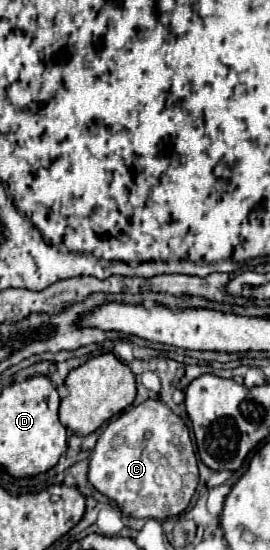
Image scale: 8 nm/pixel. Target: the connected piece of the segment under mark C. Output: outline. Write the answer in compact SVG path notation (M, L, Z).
M147 399L139 407L133 407L119 417L111 419L97 439L95 449L91 451L89 459L89 481L91 485L113 499L123 515L129 517L153 517L153 519L165 519L175 517L183 513L197 489L199 483L199 471L197 471L197 459L193 451L193 443L187 431L187 425L179 415L175 415L163 401L159 399Z

